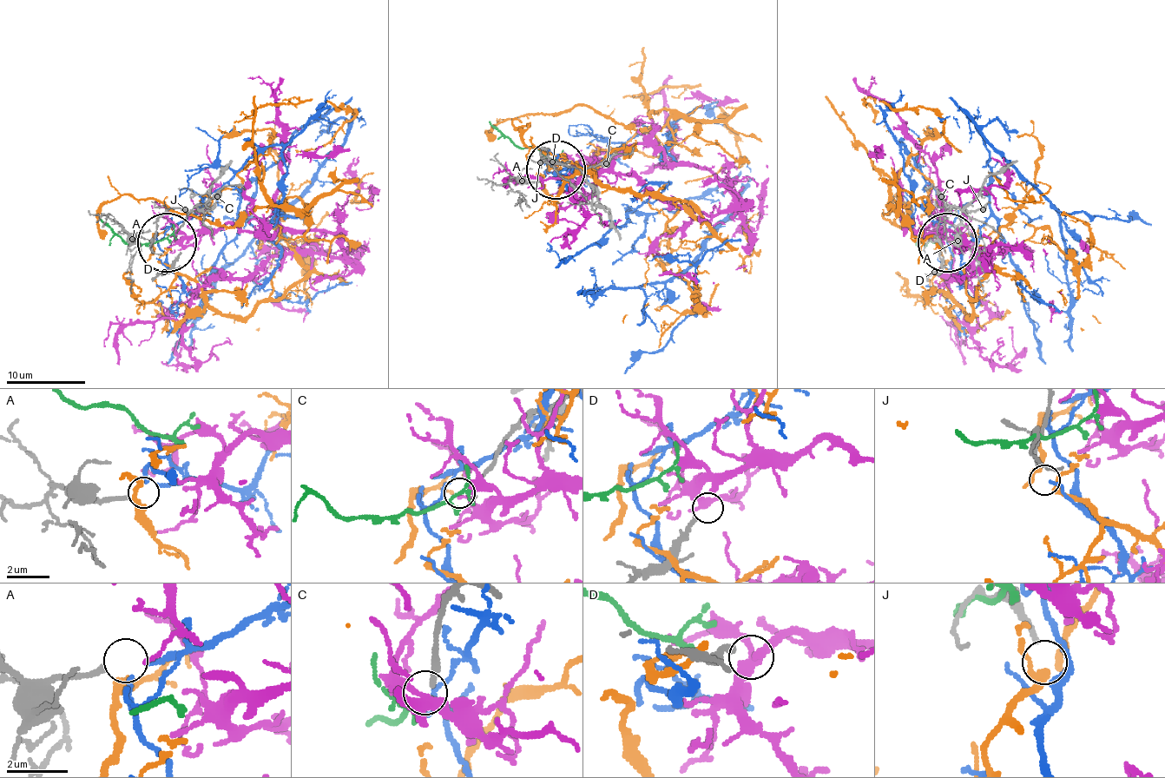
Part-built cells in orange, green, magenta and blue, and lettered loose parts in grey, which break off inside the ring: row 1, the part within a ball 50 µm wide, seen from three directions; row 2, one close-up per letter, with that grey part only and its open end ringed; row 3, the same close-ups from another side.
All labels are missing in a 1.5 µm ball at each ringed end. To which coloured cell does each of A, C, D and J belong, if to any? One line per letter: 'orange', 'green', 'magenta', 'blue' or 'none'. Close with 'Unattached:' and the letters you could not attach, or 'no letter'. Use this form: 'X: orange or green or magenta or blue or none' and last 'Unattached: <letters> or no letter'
A: blue
C: green
D: magenta
J: orange
Unattached: no letter

